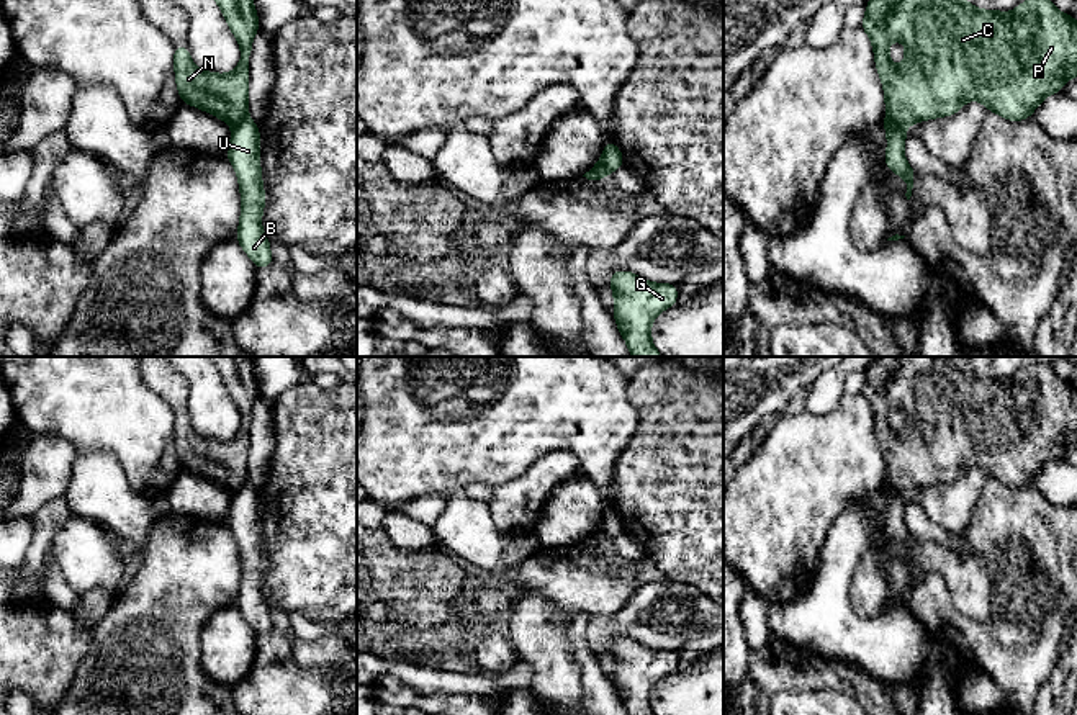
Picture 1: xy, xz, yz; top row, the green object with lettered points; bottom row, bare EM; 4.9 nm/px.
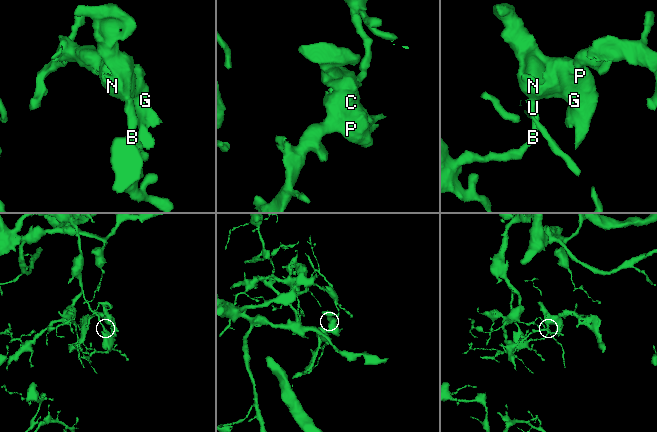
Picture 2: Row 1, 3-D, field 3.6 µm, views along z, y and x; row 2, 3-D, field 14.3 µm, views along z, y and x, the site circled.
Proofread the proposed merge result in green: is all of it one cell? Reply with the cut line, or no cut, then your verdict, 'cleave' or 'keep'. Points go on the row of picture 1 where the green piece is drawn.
cut in yz along (887, 116), (902, 128); cleave

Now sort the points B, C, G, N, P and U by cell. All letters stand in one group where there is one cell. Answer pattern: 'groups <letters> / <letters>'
groups B U / C G N P

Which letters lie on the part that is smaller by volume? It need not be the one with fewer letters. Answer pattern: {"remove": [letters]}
{"remove": ["C", "G", "N", "P"]}

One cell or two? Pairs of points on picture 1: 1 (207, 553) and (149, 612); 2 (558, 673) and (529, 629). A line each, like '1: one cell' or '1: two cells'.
1: one cell
2: one cell

